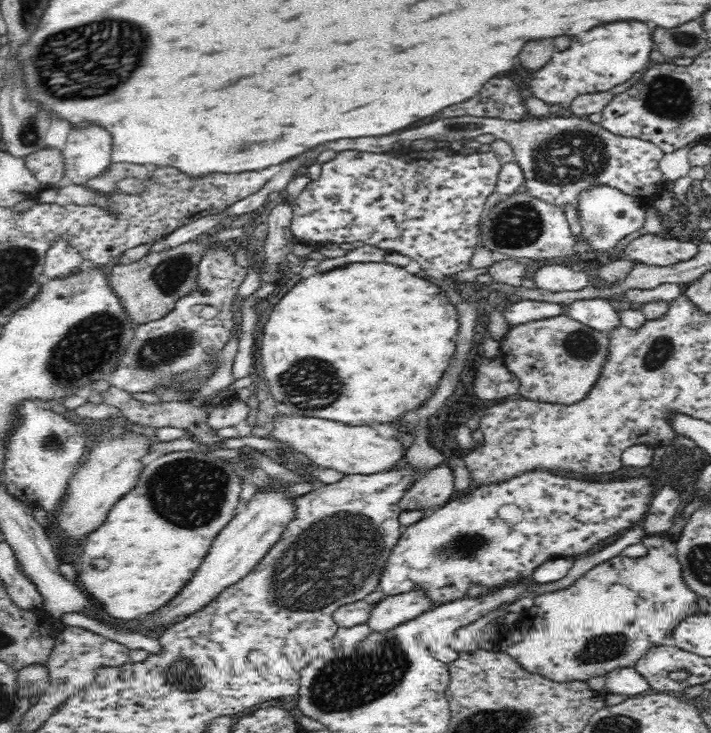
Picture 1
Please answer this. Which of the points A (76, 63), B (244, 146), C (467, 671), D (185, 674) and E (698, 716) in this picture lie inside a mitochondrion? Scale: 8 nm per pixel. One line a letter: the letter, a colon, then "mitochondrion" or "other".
A: mitochondrion
B: mitochondrion
C: other
D: mitochondrion
E: other

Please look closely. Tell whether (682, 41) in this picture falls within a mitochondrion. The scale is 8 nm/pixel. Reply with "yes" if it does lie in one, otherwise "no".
yes

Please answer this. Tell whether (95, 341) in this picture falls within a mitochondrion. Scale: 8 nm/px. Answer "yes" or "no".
yes

